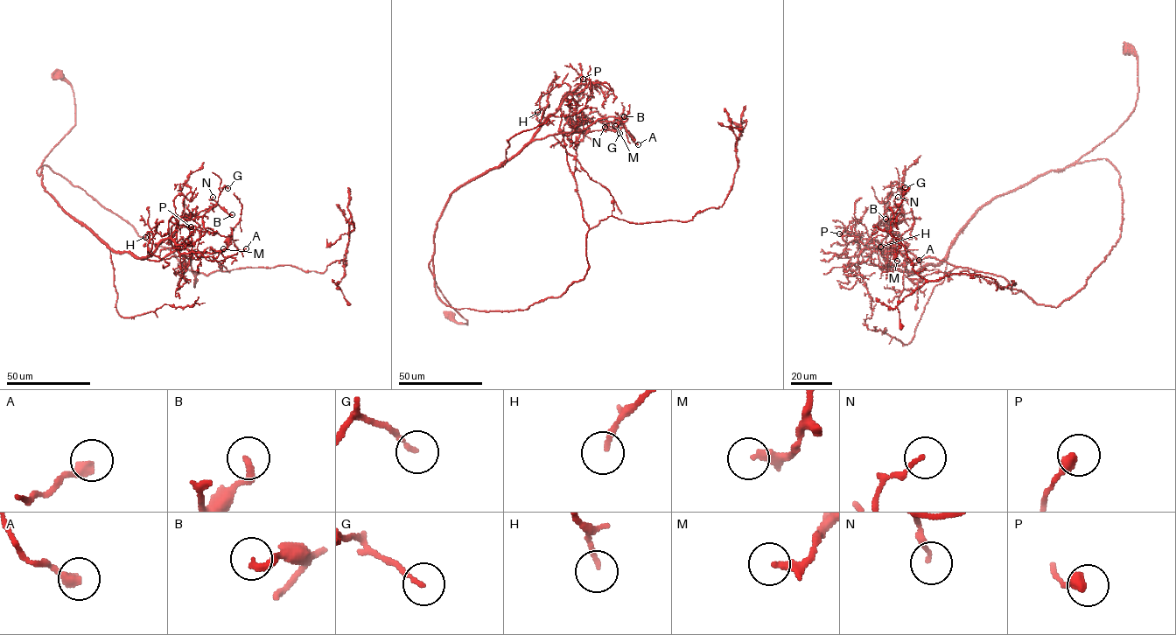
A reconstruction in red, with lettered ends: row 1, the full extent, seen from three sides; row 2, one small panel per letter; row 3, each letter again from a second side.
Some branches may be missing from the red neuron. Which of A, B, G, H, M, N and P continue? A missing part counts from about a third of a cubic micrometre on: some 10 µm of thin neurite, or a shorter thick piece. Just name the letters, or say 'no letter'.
no letter

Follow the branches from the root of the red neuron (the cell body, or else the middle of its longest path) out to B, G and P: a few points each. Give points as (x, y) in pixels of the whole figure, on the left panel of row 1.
B: (59, 75), (75, 124), (37, 173), (112, 249), (146, 257), (176, 237), (181, 216), (218, 204), (232, 214)
G: (59, 75), (75, 124), (37, 173), (112, 249), (149, 256), (176, 237), (181, 218), (203, 216), (227, 188)
P: (59, 75), (75, 124), (37, 170), (45, 190), (136, 257), (179, 219), (191, 226)

